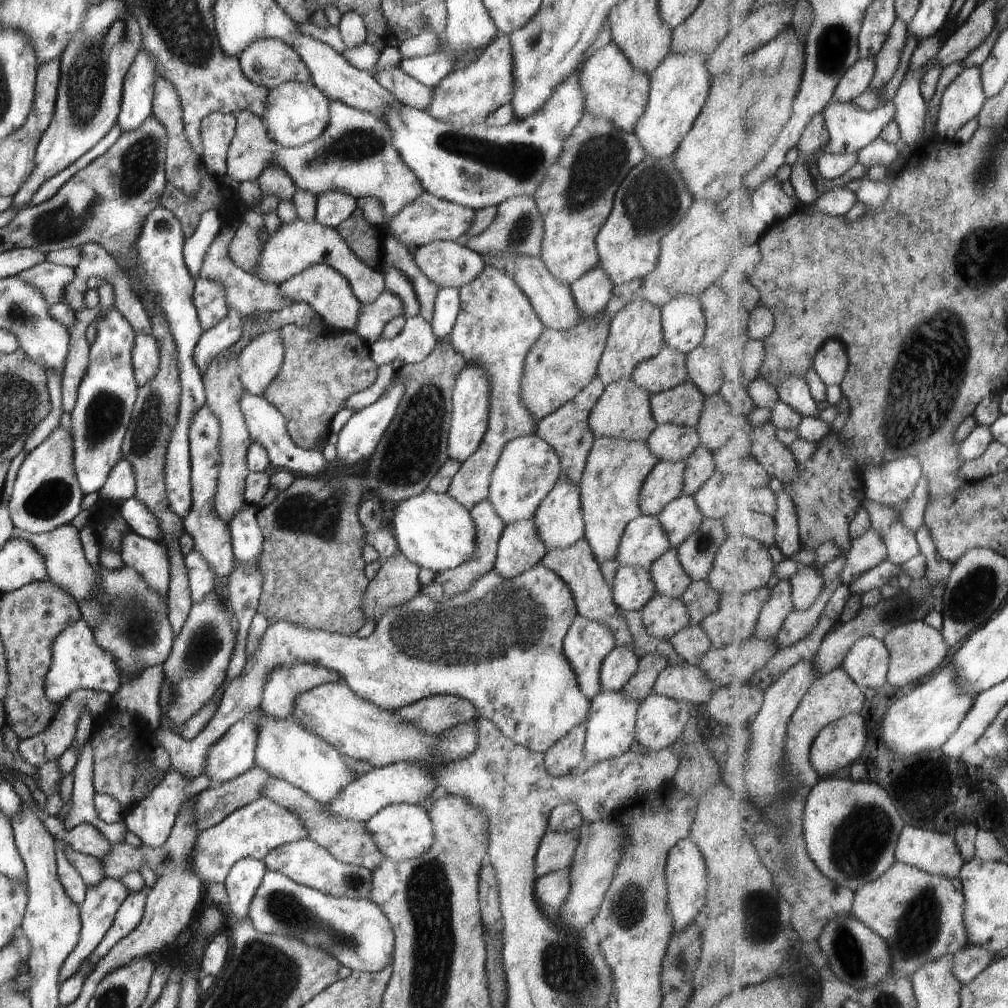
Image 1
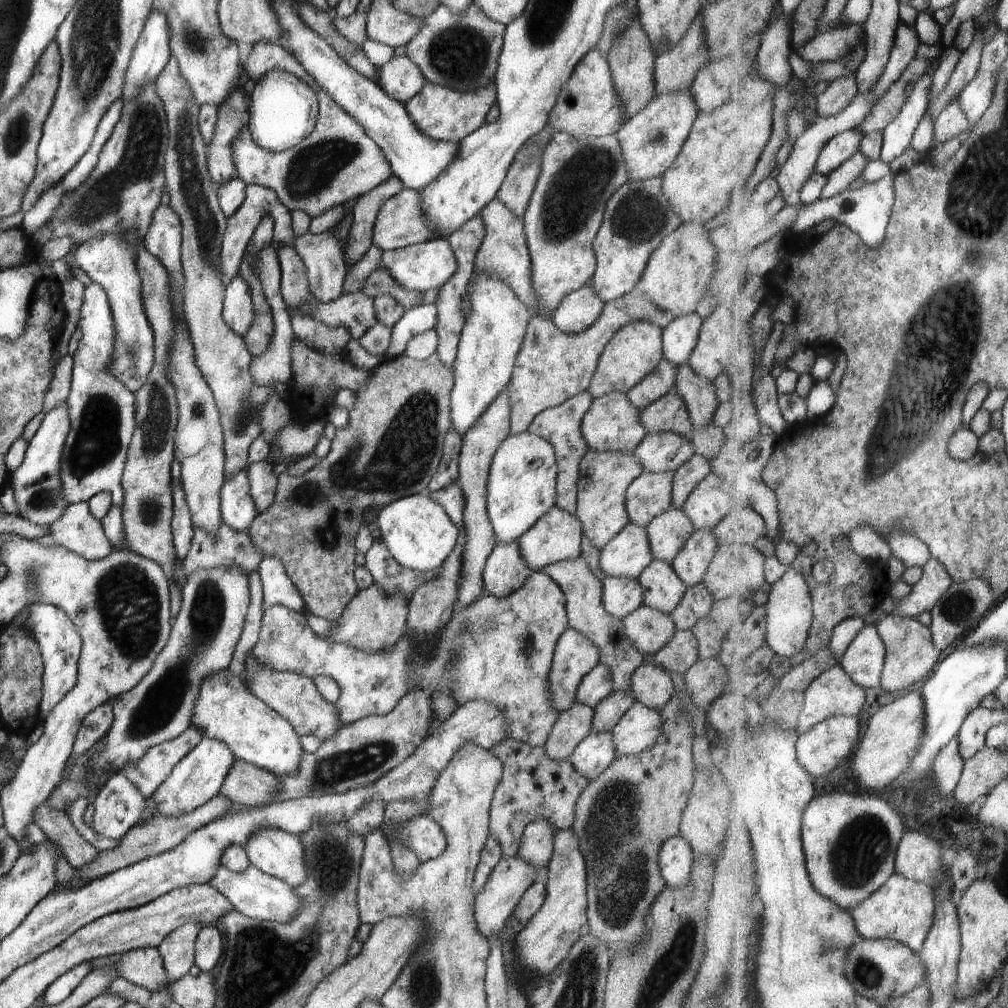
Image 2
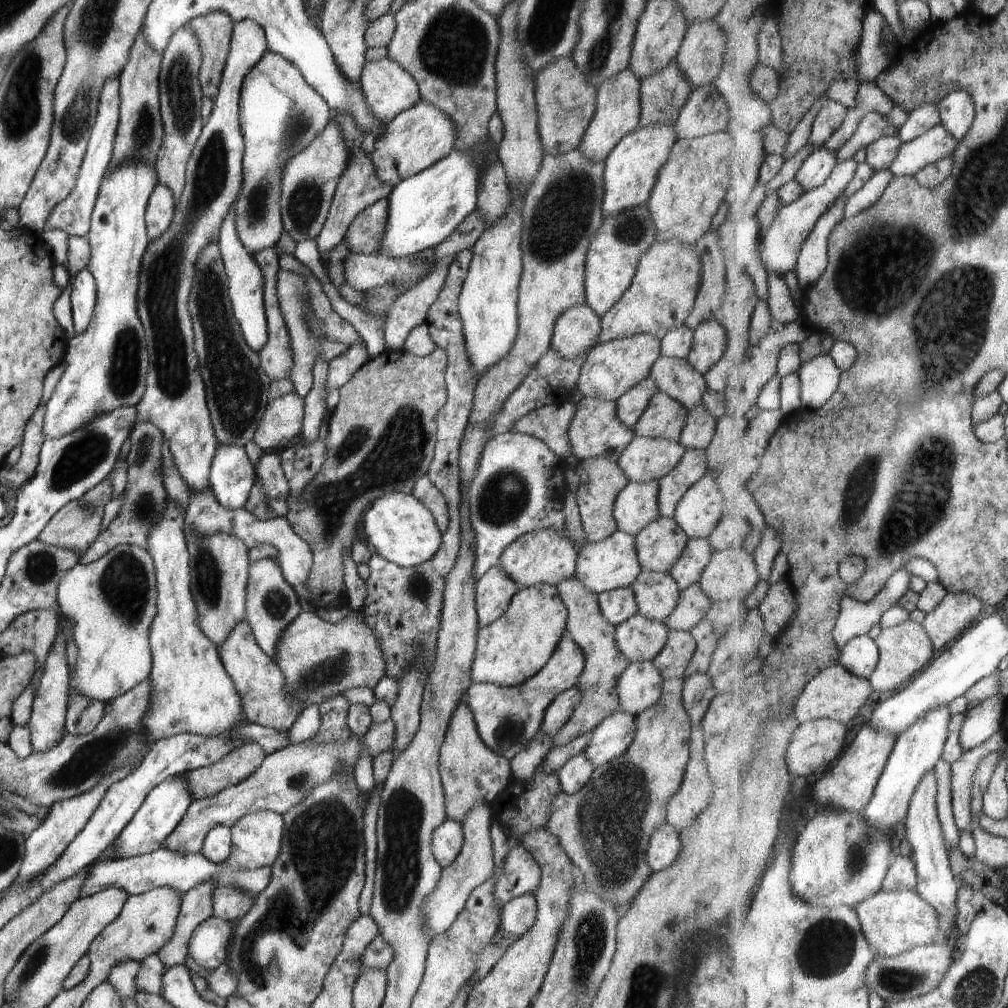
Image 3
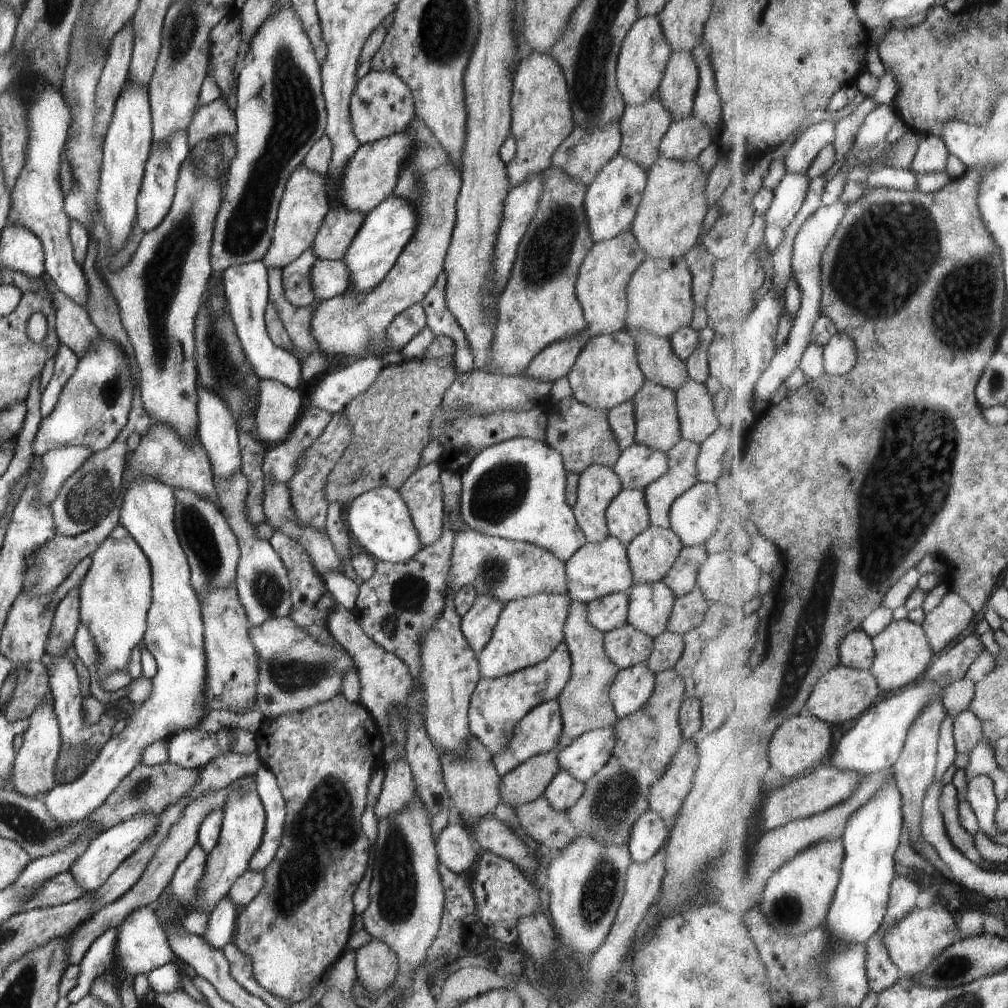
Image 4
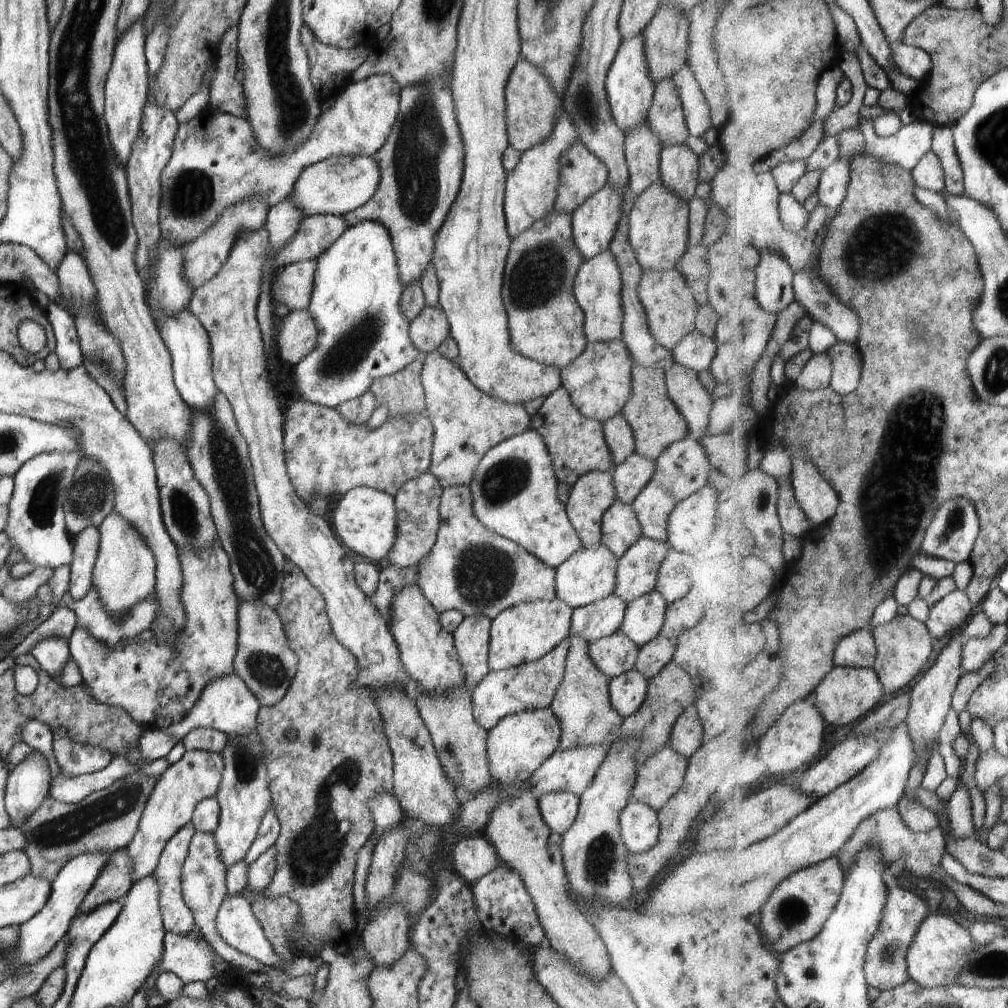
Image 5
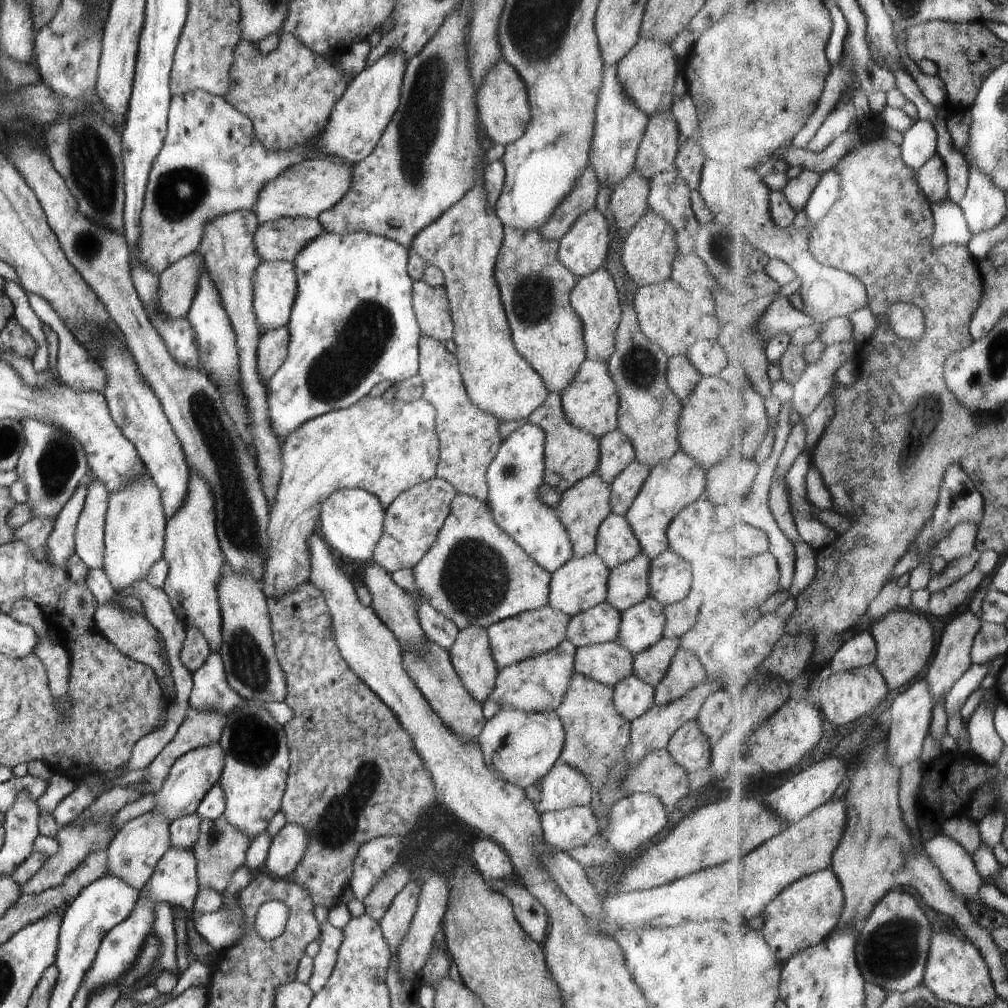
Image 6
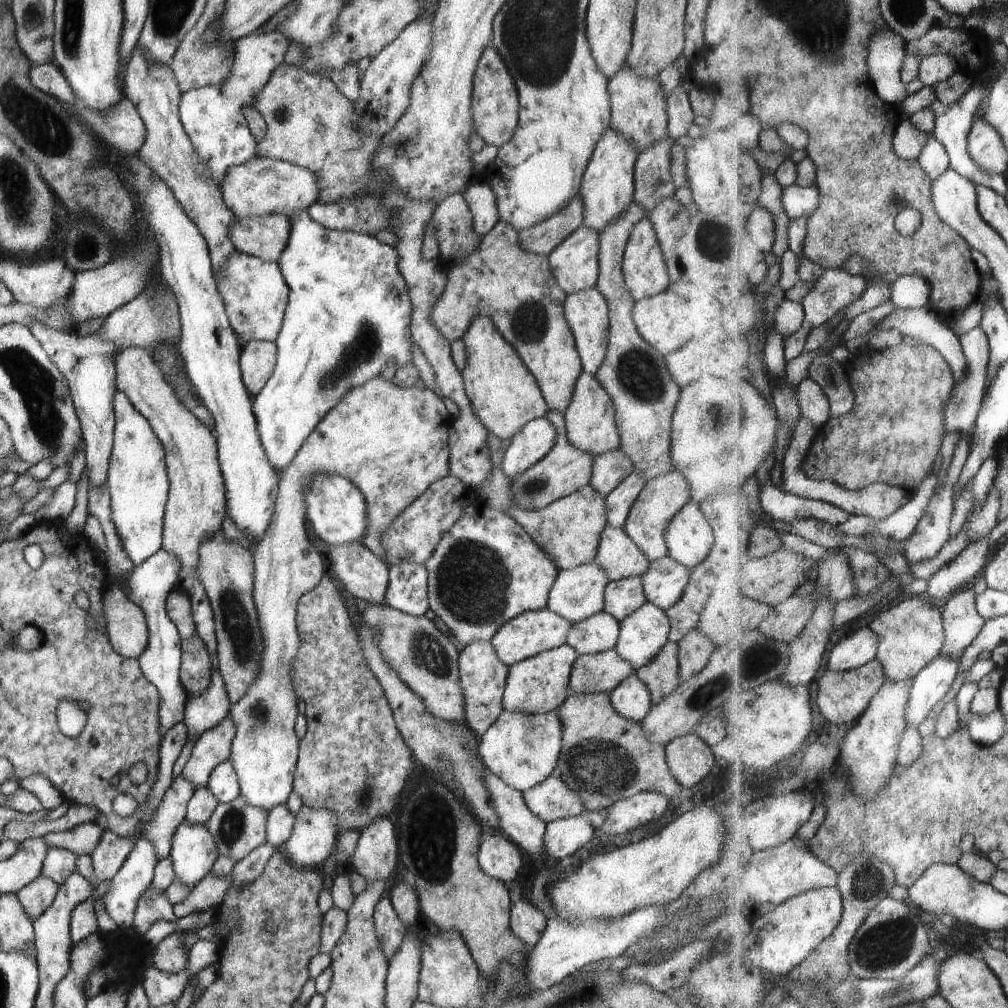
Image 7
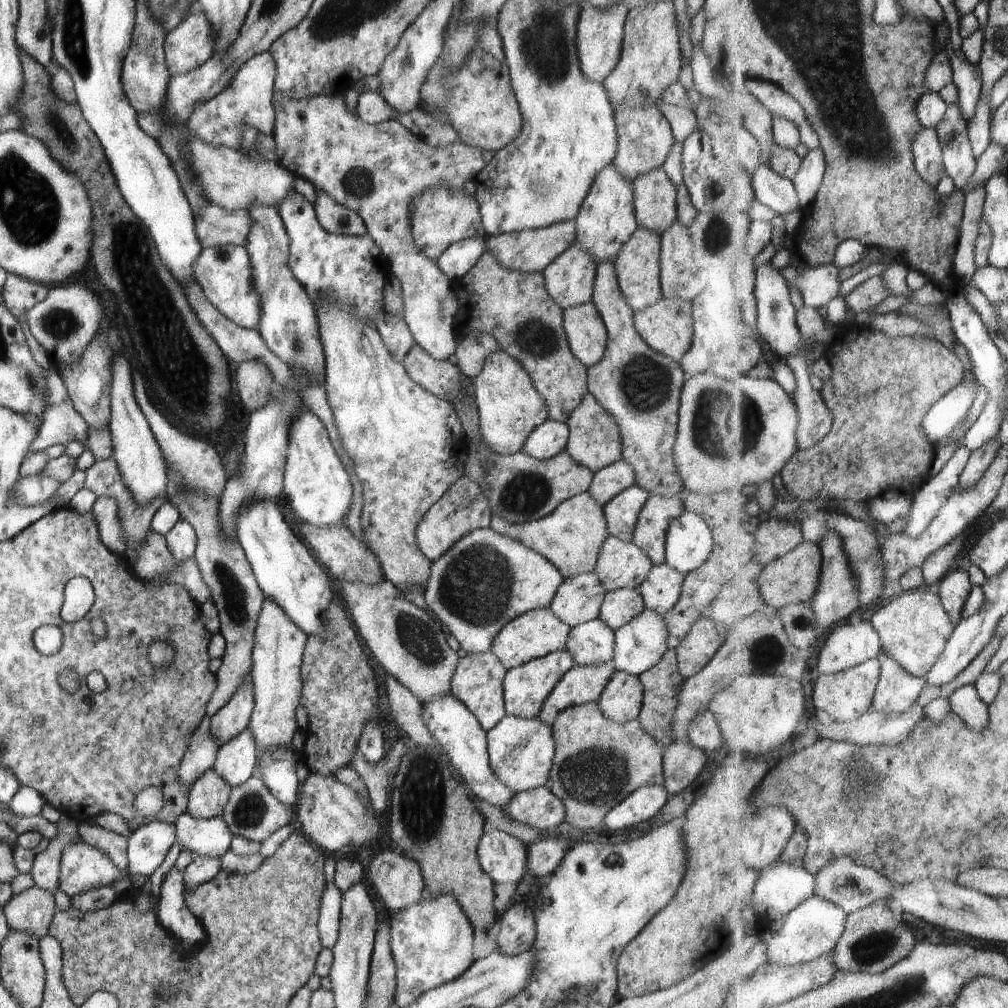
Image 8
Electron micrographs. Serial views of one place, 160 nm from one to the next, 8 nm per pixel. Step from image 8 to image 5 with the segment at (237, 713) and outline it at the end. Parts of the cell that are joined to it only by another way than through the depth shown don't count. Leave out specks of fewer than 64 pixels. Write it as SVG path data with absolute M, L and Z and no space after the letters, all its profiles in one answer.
M186 751L182 758L171 764L157 780L143 808L138 830L132 842L124 848L131 860L133 882L155 872L166 841L169 841L185 824L191 822L195 806L201 800L215 796L222 780L224 765L220 753Z

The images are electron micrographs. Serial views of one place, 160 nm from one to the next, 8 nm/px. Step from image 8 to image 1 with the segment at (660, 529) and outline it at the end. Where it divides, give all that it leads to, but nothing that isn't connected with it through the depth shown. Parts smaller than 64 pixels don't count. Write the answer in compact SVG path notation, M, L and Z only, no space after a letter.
M699 445L685 460L682 494L694 497L698 490L717 472L712 452Z

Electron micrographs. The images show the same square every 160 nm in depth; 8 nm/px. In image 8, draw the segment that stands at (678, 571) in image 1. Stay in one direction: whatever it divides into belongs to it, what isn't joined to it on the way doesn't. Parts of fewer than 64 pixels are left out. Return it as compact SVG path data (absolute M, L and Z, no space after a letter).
M645 608L630 622L615 630L615 645L612 658L615 670L624 671L638 677L639 674L652 668L669 649L667 638L668 631L663 615Z

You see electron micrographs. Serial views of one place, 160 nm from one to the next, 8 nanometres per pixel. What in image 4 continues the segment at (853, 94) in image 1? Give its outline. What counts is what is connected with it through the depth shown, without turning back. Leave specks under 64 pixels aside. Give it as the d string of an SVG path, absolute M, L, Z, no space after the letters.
M822 121L812 125L790 150L785 162L789 173L808 173L822 150L836 142L836 124Z

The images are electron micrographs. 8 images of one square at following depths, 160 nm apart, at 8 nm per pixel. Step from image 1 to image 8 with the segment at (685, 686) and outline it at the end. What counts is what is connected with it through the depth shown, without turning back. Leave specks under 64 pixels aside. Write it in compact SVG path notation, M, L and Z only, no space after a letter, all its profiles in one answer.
M615 670L597 700L602 714L612 722L637 720L643 703L643 686L637 676Z

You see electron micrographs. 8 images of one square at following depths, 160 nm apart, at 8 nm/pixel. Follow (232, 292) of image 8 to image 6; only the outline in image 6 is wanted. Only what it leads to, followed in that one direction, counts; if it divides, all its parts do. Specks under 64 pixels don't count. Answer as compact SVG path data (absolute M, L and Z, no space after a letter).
M262 261L256 268L253 274L253 309L255 321L259 329L263 328L265 332L278 330L287 326L290 320L291 310L293 309L294 299L296 296L298 279L295 277L295 268L288 261Z

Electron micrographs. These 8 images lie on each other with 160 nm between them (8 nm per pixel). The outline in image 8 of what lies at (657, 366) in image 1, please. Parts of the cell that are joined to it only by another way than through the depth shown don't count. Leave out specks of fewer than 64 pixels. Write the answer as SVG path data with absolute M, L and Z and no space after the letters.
M619 460L594 473L588 493L600 506L604 506L634 484L634 469L626 461Z

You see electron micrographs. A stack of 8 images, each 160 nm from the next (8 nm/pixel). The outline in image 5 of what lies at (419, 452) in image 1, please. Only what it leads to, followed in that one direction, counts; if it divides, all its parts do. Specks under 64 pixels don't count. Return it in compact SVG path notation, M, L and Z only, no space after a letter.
M416 360L405 369L374 381L369 388L375 394L377 407L388 406L390 417L424 413L425 390L421 383L423 363Z

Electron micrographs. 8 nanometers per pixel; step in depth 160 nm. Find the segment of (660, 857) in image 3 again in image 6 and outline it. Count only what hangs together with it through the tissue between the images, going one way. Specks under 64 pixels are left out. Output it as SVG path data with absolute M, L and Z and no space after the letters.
M634 793L622 797L612 806L607 808L607 818L609 823L605 826L605 839L611 844L618 854L632 852L637 848L644 848L650 844L652 838L658 838L662 828L668 824L668 816L664 805L653 794Z

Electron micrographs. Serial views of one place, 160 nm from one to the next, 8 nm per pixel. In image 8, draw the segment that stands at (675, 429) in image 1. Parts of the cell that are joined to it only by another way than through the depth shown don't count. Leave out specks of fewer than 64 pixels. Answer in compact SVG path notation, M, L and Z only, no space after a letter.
M634 484L603 506L608 532L624 542L633 542L633 532L649 494Z

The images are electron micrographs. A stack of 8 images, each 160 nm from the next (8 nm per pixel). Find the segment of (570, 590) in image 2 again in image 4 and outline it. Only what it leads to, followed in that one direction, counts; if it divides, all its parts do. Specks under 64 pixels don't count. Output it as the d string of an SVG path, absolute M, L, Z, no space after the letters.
M572 601L563 626L563 641L571 658L571 673L564 690L556 699L561 711L562 732L557 747L567 747L581 734L594 729L612 729L618 721L610 697L610 685L619 668L607 657L603 647L604 635L586 620L587 604Z

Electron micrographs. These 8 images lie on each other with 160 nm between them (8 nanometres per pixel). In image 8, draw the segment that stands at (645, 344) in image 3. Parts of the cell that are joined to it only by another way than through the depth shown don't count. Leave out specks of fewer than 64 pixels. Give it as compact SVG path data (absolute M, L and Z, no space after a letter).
M590 393L582 399L565 424L569 428L569 439L565 451L579 465L597 473L601 468L623 460L619 426L614 416L606 412Z

